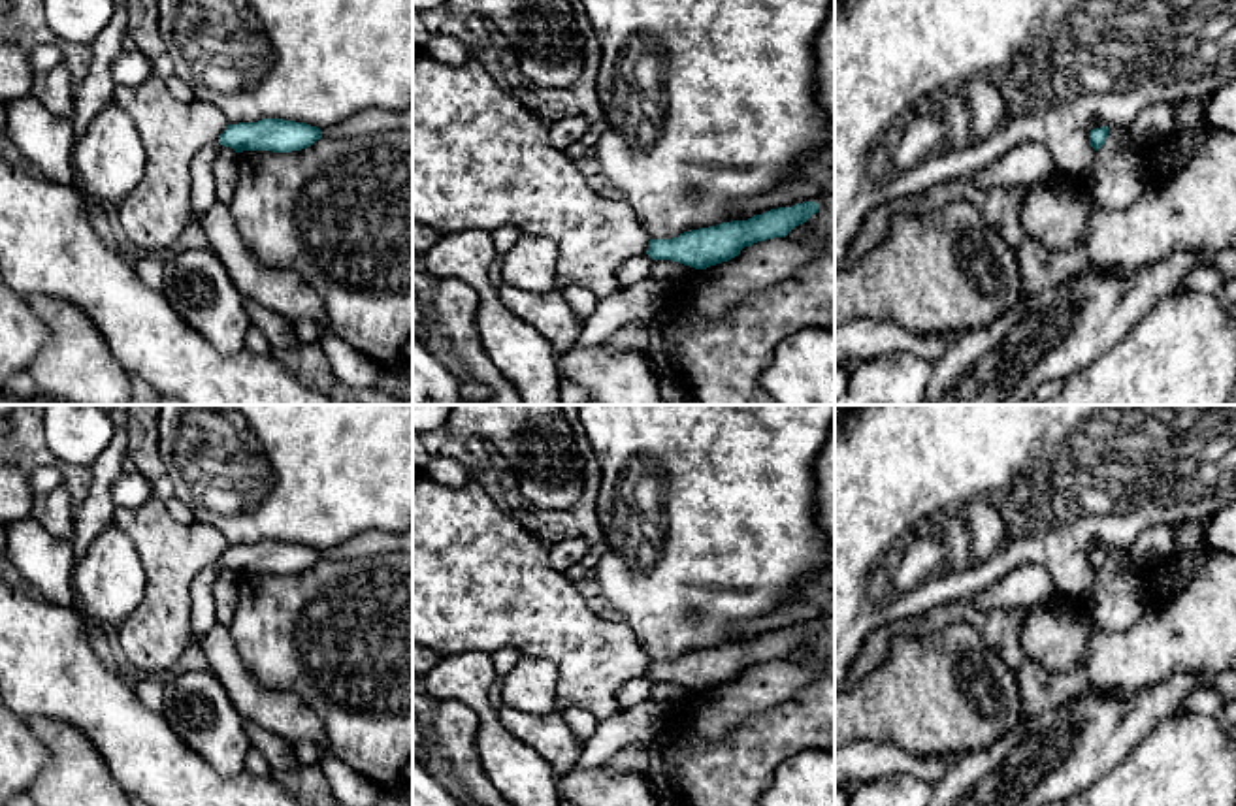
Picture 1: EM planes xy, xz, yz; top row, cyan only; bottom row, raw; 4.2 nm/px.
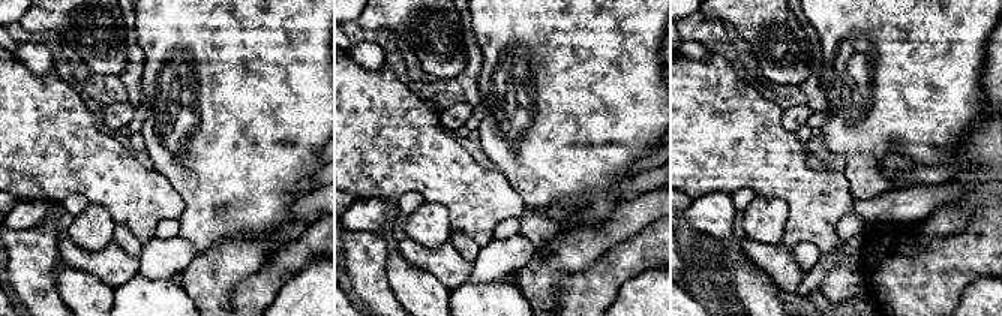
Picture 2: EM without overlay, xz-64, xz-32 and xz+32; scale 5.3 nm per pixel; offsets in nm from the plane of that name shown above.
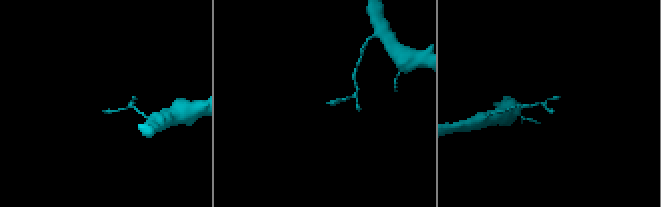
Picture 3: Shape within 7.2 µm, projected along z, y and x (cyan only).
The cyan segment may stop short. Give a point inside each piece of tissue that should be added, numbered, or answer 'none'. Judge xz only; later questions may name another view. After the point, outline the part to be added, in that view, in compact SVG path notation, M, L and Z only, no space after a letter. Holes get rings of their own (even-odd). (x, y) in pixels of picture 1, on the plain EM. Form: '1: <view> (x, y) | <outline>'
none

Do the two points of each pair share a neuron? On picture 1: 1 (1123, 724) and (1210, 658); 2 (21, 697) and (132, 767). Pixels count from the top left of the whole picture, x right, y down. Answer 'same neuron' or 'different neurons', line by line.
1: different neurons
2: same neuron

